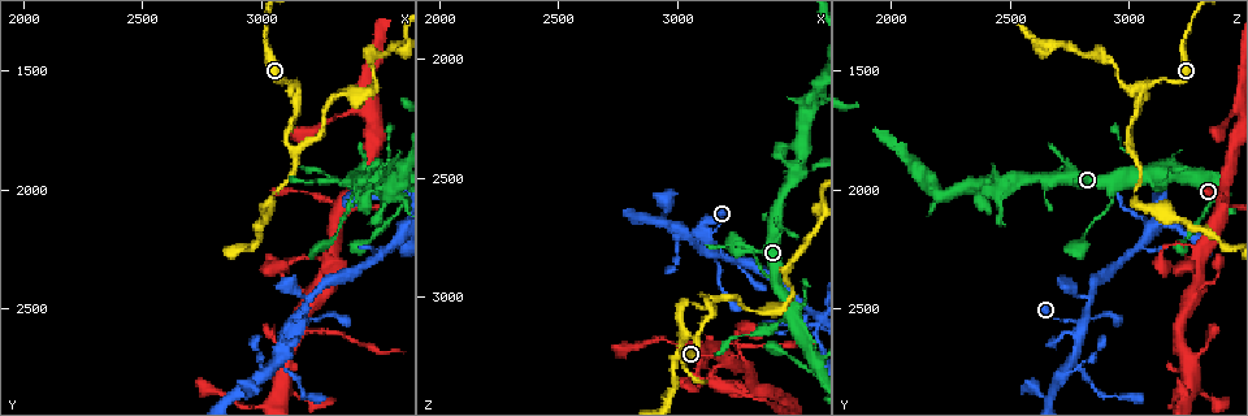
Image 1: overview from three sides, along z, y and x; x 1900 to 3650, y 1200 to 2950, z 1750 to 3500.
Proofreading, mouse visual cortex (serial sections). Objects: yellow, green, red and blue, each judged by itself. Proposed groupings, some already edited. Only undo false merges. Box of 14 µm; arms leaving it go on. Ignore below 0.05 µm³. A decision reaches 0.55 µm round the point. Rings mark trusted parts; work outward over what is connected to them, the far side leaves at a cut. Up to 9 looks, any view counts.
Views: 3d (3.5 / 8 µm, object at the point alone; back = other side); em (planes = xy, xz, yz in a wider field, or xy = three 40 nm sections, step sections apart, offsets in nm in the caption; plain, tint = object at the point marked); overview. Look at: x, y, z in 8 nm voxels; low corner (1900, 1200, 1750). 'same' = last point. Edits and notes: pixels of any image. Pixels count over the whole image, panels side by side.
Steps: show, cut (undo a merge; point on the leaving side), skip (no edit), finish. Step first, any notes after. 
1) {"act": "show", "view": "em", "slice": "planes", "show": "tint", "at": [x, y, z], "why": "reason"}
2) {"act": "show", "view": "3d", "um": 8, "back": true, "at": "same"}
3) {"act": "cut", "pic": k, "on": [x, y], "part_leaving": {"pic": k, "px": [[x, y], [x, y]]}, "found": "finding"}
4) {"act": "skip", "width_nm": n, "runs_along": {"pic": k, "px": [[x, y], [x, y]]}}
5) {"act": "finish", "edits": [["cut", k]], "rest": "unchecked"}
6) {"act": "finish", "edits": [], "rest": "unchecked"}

{"act": "show", "view": "3d", "um": 8, "back": true, "at": [3320, 2060, 3400], "why": "four or more arms meet"}

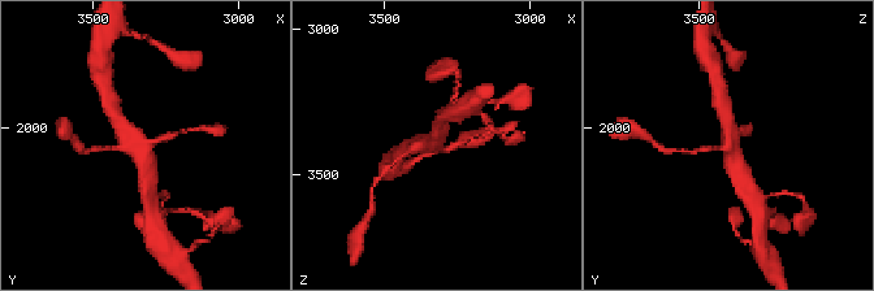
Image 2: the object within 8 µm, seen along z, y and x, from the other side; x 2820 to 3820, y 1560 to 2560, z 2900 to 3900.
{"act": "show", "view": "3d", "um": 3.5, "at": [3320, 2060, 3390]}

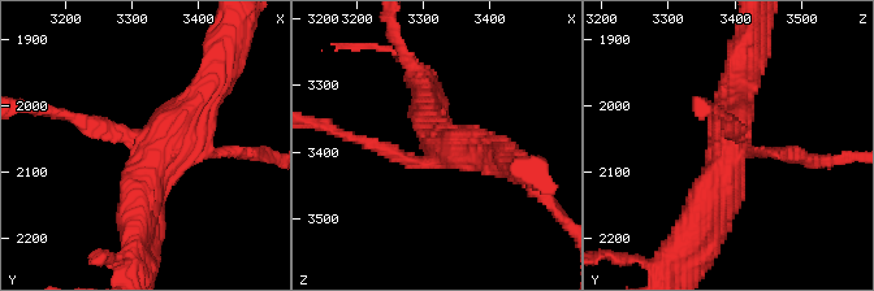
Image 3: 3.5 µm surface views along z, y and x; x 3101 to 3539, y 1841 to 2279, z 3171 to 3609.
{"act": "show", "view": "em", "slice": "planes", "show": "tint", "at": [3325, 2070, 3400], "arms": 4, "arm_widths_nm": [150, 200, 400, 450]}

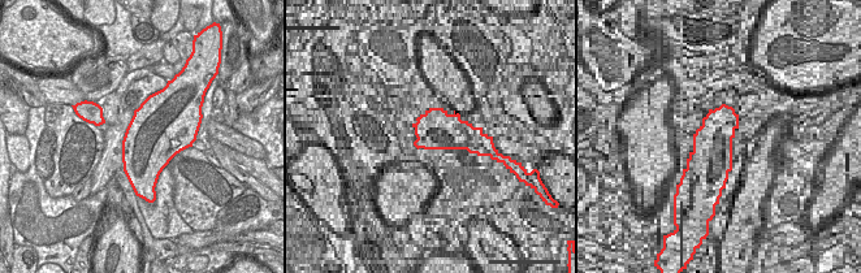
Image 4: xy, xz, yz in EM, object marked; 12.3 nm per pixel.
{"act": "skip", "runs_along": {"pic": 3, "px": [[77, 118], [148, 150], [137, 225]]}, "found": "all the same cell"}

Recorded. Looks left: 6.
{"act": "show", "view": "3d", "um": 3.5, "at": [3120, 1830, 3010], "why": "abrupt turn"}

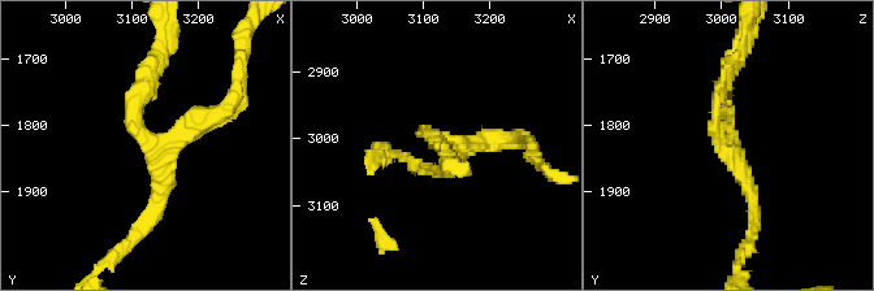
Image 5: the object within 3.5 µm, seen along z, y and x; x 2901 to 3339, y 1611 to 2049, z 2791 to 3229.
{"act": "show", "view": "em", "slice": "xy", "step": 1, "show": "tint", "at": [3125, 1820, 2995], "arms": 3, "arm_widths_nm": [150, 200, 250]}

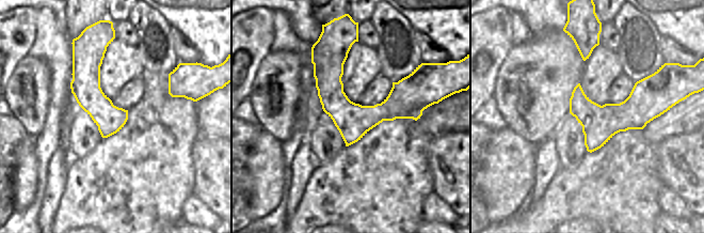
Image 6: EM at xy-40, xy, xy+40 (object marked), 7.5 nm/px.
{"act": "skip", "runs_along": {"pic": 6, "px": [[342, 44], [334, 93], [353, 112], [417, 115]]}, "found": "one cell here"}

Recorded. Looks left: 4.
{"act": "show", "view": "3d", "um": 3.5, "at": [3120, 2570, 2800], "why": "two arms in line, one across"}

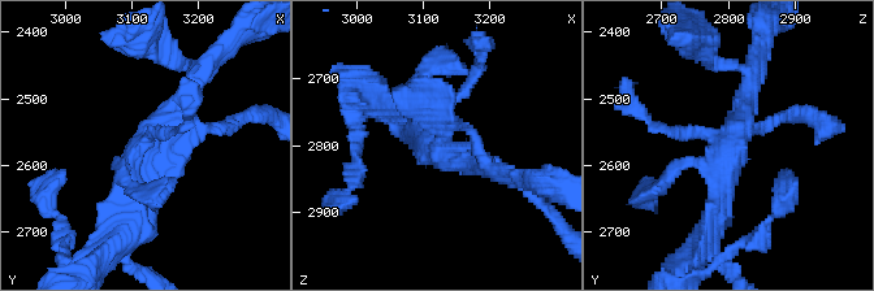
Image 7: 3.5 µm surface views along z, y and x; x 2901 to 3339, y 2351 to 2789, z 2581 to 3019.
{"act": "show", "view": "em", "slice": "planes", "show": "tint", "at": [3125, 2560, 2800], "why": "shape alone is not enough"}

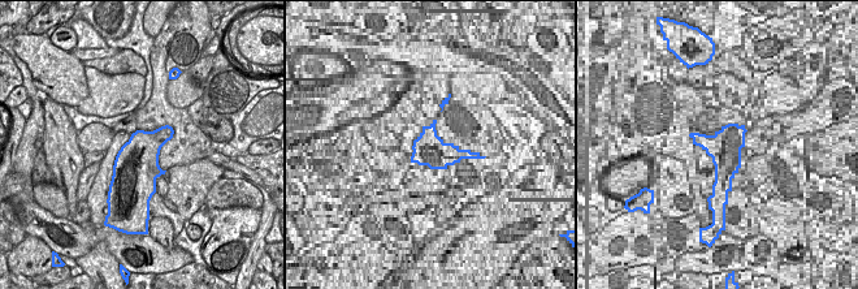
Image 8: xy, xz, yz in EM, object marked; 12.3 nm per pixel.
{"act": "skip", "runs_along": {"pic": 7, "px": [[653, 126], [732, 138], [753, 78]]}, "found": "all the same cell"}

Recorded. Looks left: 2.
{"act": "show", "view": "em", "slice": "xy", "step": 1, "show": "tint", "at": [3150, 2580, 3220], "why": "three arms meet"}

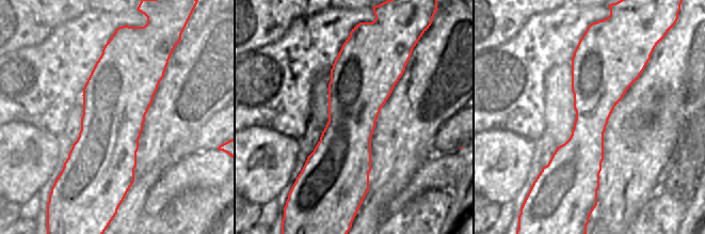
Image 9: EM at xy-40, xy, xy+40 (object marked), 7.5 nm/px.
{"act": "show", "view": "3d", "um": 3.5, "at": "same"}

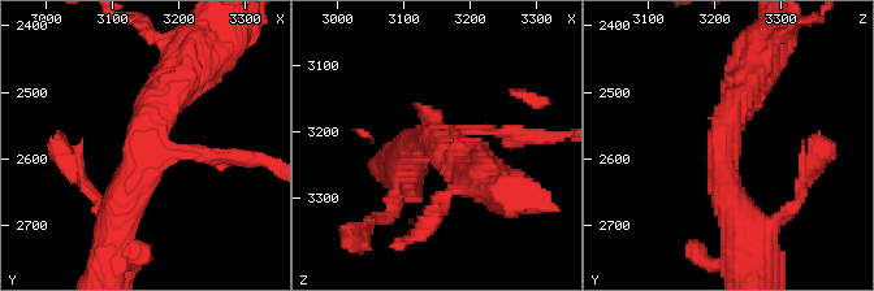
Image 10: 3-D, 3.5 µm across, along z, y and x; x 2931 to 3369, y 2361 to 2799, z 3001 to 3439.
{"act": "skip", "runs_along": {"pic": 10, "px": [[186, 72], [146, 124], [119, 218]]}, "found": "all the same cell"}

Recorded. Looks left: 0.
{"act": "finish", "edits": [], "rest": "unchecked"}

